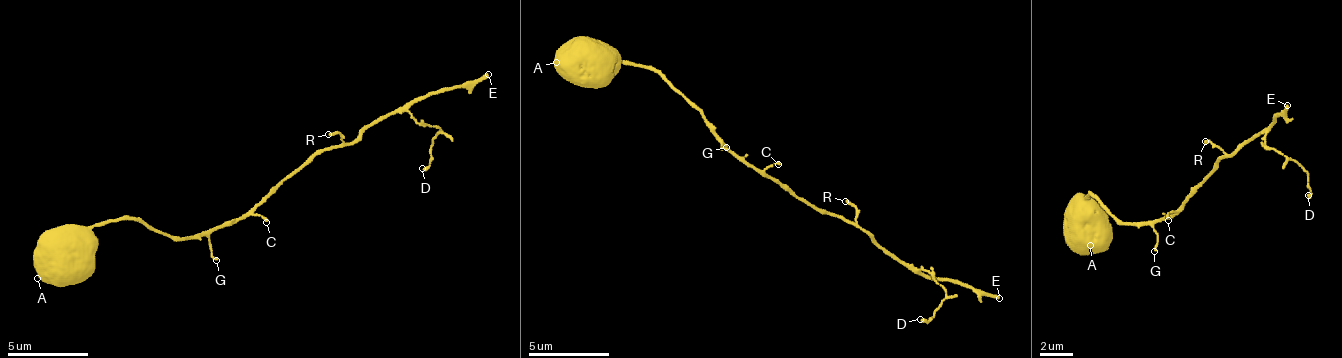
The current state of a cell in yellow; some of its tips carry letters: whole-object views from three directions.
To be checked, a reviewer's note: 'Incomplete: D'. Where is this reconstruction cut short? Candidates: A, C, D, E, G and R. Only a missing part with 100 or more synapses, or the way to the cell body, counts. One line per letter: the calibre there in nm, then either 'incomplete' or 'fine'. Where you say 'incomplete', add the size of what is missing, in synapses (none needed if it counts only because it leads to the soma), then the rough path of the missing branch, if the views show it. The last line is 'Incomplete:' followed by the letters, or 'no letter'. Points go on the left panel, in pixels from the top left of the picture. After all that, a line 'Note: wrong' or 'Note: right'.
A: 850 nm thick; fine
C: 110 nm thick; fine
D: 150 nm thick; fine
E: 220 nm thick; incomplete; about 300 synapses
G: 100 nm thick; fine
R: 130 nm thick; fine
Incomplete: E
Note: wrong

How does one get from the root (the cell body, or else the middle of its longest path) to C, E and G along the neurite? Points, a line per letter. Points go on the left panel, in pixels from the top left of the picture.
C: (260, 200), (251, 209), (266, 222)
E: (260, 200), (317, 153), (351, 144), (369, 126), (426, 95), (438, 95), (488, 74)
G: (260, 200), (247, 214), (230, 222), (221, 222), (208, 236), (208, 244), (216, 260)

